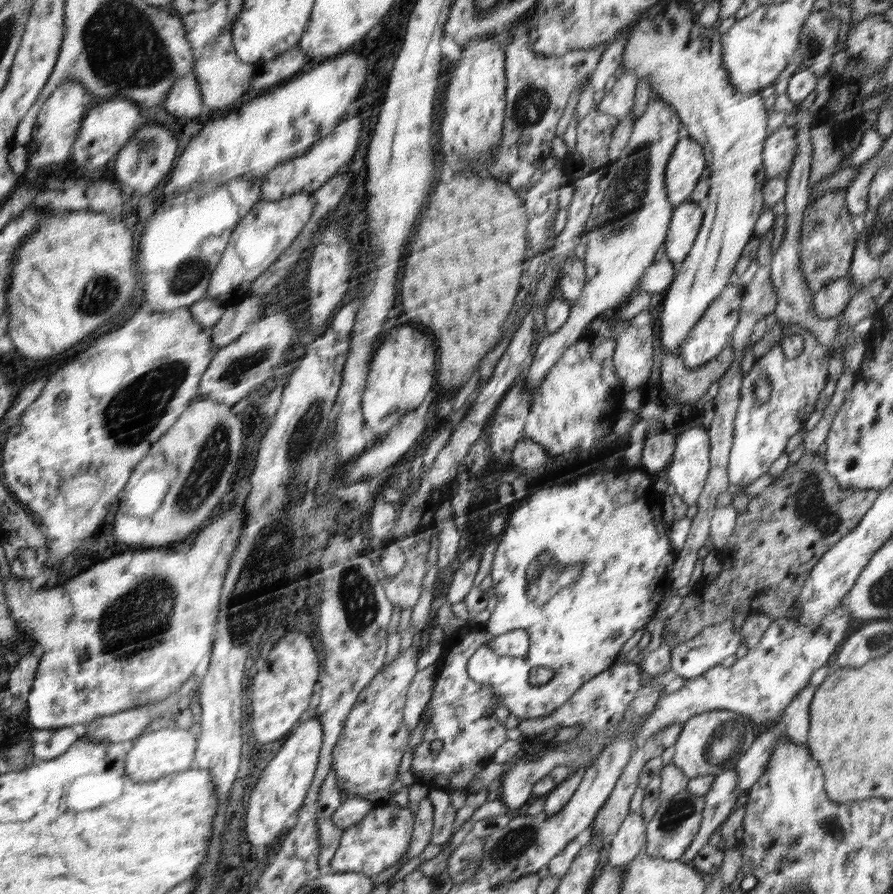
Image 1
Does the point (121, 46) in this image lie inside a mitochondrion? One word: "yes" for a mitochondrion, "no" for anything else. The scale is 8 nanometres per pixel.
yes

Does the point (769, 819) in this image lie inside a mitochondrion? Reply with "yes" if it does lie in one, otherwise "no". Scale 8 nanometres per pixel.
no

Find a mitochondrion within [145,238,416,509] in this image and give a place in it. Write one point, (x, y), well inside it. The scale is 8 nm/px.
(237, 369)

